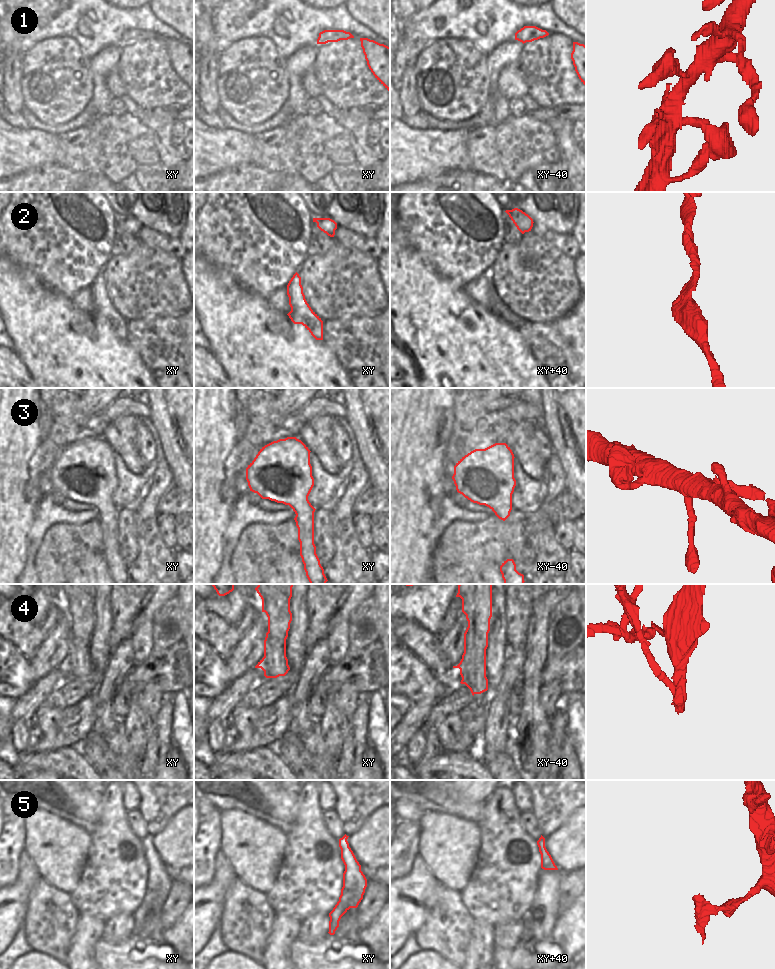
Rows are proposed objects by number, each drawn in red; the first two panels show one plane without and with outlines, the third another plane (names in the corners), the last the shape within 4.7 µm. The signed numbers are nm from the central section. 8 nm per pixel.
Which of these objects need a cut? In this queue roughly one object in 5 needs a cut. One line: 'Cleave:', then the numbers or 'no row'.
Cleave: 4, 5

